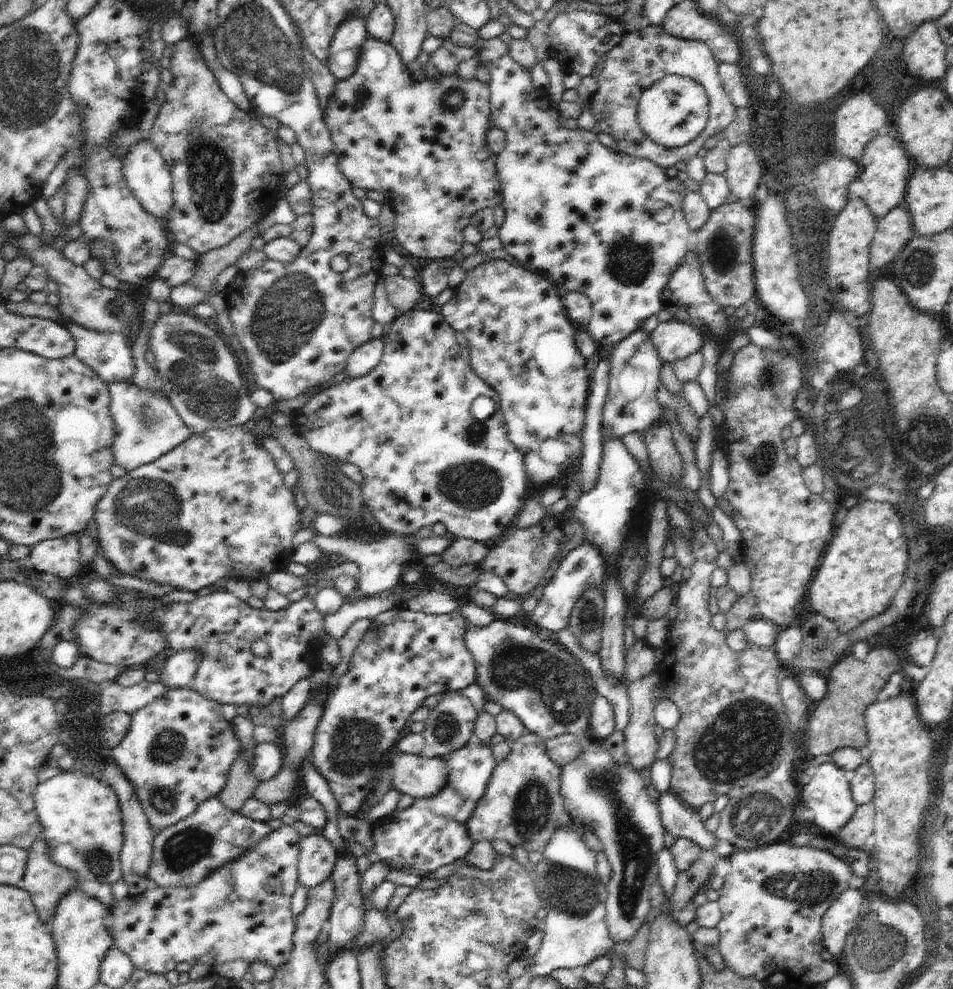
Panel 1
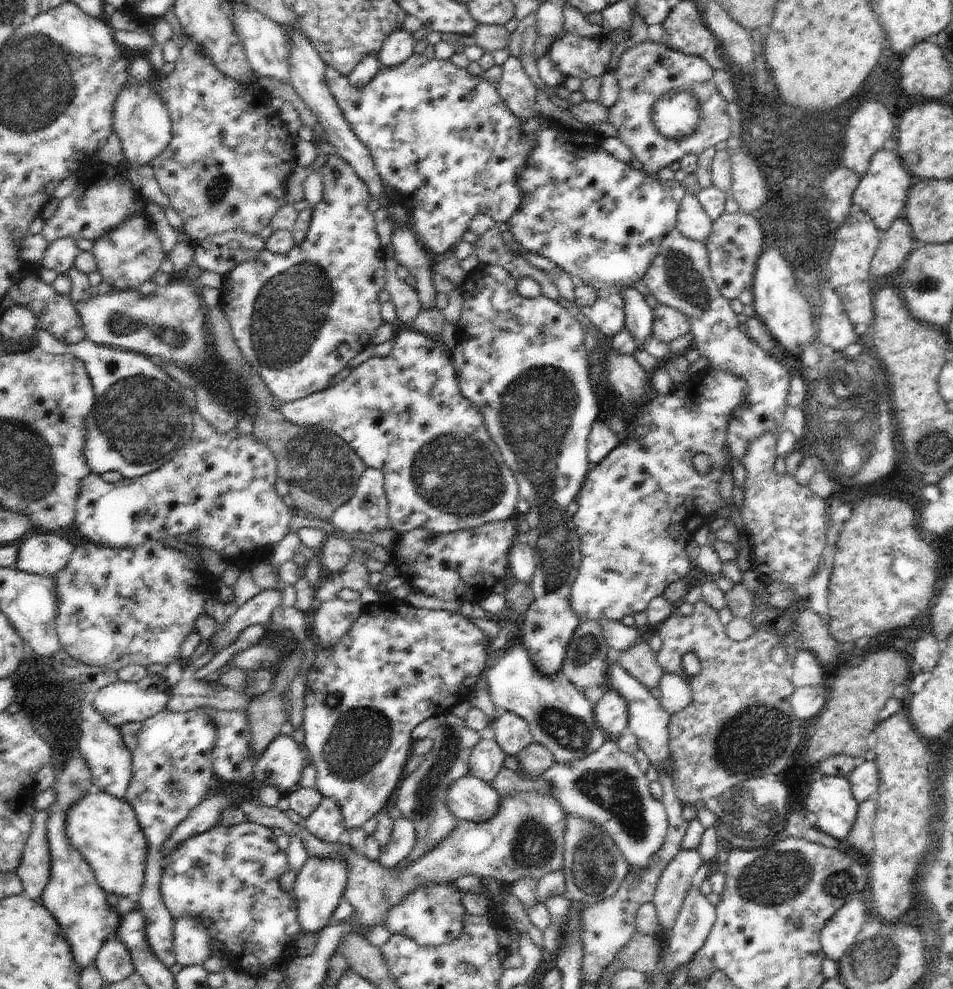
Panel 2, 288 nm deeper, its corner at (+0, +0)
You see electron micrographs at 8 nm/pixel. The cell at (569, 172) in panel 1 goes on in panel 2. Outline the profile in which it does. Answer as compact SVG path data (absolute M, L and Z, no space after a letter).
M509 56L501 64L501 78L495 84L495 92L517 120L527 122L529 118L539 118L543 122L541 128L535 132L533 148L517 180L521 188L521 202L513 216L507 220L509 232L513 234L515 244L521 246L525 252L539 254L551 260L569 278L575 276L585 286L595 288L597 300L591 310L583 310L583 314L601 334L605 334L605 338L615 338L625 328L623 290L633 288L635 282L643 280L643 276L651 268L651 260L655 260L655 256L659 254L663 238L671 230L677 230L677 212L681 200L685 198L685 188L681 186L681 182L653 178L643 170L635 170L627 162L613 158L601 148L601 138L593 132L557 132L551 120L543 118L543 114L533 110L537 86L527 76L519 58Z

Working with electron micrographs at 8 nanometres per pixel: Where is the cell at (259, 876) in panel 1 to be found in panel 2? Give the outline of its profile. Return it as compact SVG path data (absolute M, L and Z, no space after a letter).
M177 916L173 918L173 950L175 962L185 966L203 966L211 958L211 932L197 916Z

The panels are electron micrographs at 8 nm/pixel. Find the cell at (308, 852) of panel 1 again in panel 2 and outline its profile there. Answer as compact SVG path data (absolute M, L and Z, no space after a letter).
M327 798L319 802L319 806L311 812L311 816L307 816L307 820L303 820L301 826L307 828L307 832L311 832L315 838L329 844L337 844L339 834L345 830L343 816L337 802Z

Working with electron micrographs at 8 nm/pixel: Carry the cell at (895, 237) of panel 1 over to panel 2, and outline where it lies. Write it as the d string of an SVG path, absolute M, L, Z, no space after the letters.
M897 216L891 226L881 232L879 244L875 248L875 254L869 264L869 276L883 278L891 274L893 270L899 270L907 254L911 252L911 242L915 238L911 236L911 228L903 216Z

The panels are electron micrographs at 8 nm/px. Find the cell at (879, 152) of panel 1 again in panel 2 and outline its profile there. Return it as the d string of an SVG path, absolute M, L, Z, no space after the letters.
M881 148L875 152L875 156L871 156L867 172L859 178L859 182L851 194L851 204L857 206L859 212L865 212L873 220L873 224L879 232L885 232L897 216L903 216L905 200L907 200L907 194L909 194L909 188L913 186L913 182L915 182L915 178L907 172L907 168L903 166L903 162L895 154L895 150Z

